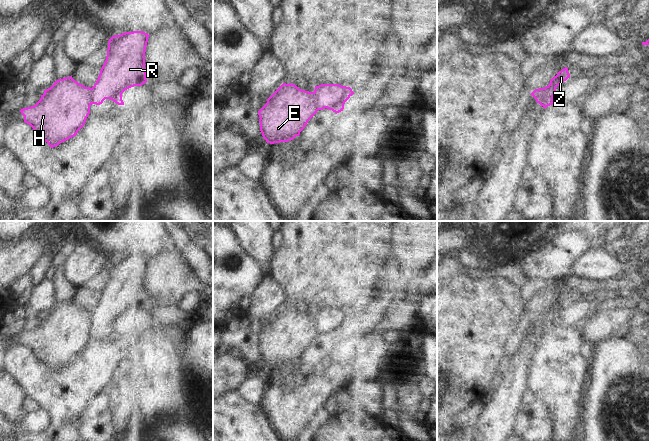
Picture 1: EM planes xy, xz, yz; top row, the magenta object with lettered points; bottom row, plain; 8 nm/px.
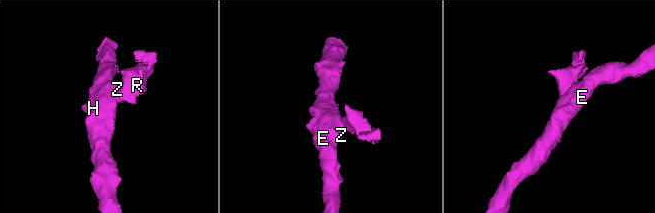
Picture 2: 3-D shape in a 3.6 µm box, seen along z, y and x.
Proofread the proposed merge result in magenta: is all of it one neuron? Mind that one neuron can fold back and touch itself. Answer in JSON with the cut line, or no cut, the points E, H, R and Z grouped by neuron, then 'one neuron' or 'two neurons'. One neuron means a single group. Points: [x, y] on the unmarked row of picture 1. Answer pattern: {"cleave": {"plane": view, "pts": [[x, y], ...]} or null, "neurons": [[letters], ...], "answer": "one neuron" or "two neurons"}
{"cleave": {"plane": "xz", "pts": [[313, 316], [315, 330], [318, 333]]}, "neurons": [["E", "H", "Z"], ["R"]], "answer": "two neurons"}

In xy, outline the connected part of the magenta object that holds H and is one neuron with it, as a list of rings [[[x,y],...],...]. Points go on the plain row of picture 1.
[[[72,300],[65,301],[44,314],[34,330],[23,332],[20,336],[24,346],[53,372],[76,360],[85,349],[92,328],[91,314]]]

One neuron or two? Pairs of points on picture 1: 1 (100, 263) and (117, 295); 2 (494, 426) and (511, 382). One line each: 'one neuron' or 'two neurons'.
1: two neurons
2: one neuron

